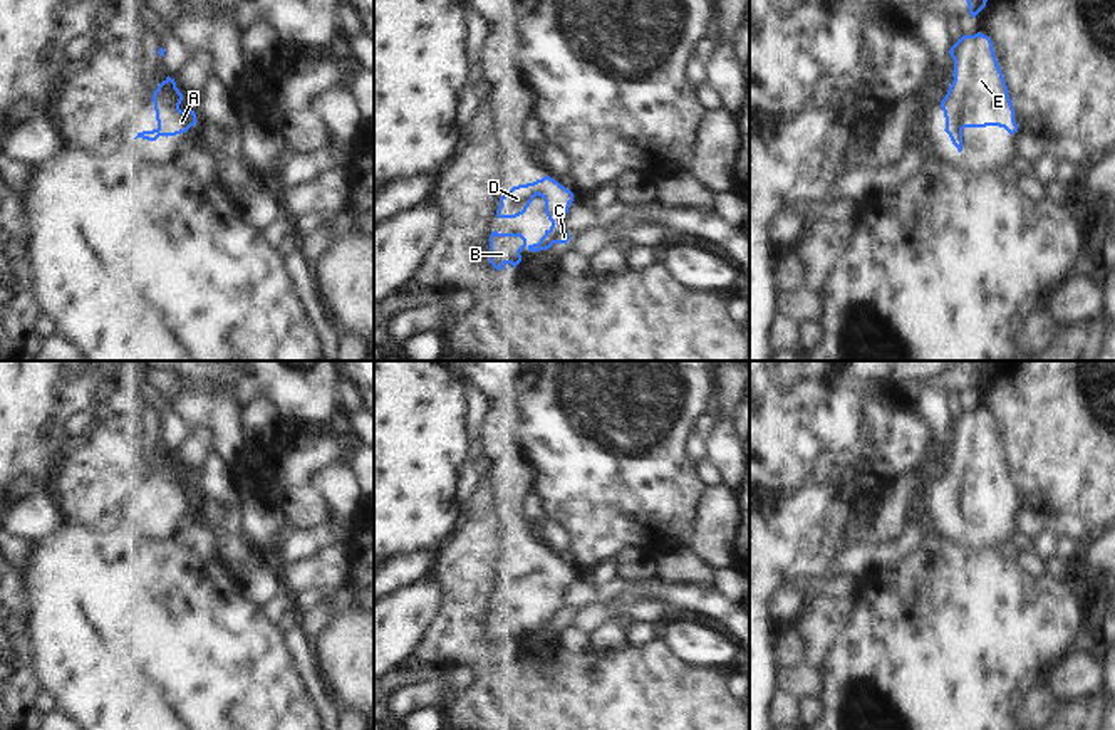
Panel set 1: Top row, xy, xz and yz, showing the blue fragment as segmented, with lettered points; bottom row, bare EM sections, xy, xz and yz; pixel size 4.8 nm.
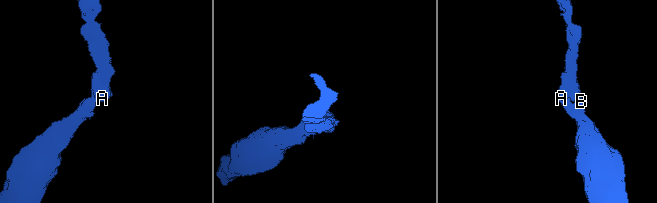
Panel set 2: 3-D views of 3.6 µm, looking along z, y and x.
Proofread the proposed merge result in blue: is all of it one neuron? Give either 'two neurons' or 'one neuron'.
one neuron

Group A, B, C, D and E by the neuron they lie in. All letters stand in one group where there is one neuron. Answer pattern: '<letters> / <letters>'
A B C D E

